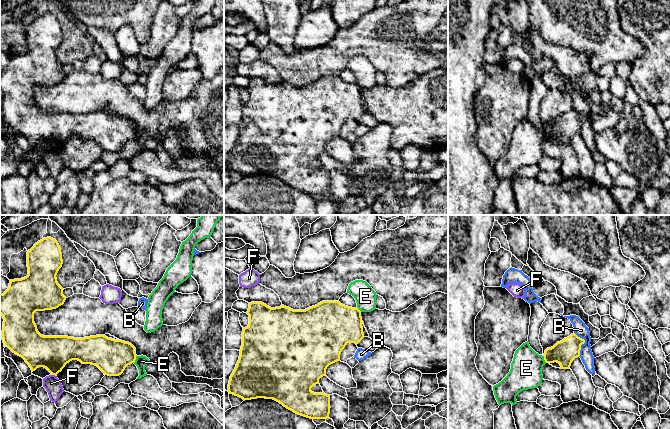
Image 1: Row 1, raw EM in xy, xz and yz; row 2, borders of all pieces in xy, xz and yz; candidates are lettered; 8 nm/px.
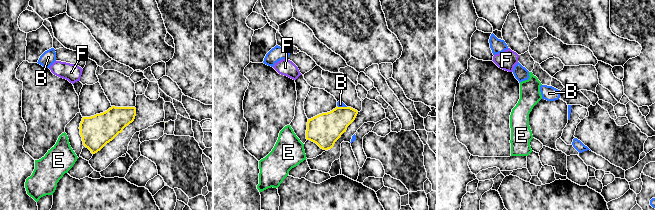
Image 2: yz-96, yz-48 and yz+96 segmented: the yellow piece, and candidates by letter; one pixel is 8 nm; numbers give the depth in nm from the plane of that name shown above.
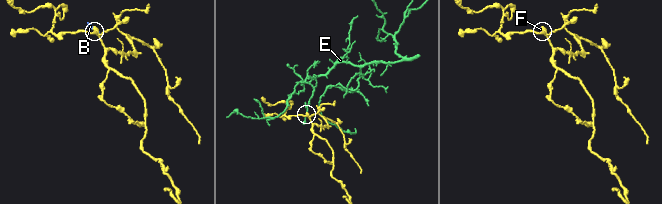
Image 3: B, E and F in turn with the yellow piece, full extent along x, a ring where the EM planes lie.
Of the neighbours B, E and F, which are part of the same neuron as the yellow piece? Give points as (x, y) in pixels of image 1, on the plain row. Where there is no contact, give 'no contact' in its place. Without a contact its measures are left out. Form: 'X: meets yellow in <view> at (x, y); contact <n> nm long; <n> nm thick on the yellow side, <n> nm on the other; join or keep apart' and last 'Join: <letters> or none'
B: meets yellow in yz at (583, 119); contact 200 nm long; 190 nm thick on the yellow side, 110 nm on the other; keep apart
E: meets yellow in xy at (135, 135); contact 70 nm long; 280 nm thick on the yellow side, 100 nm on the other; keep apart
F: meets yellow in xy at (54, 150); contact 40 nm long; 280 nm thick on the yellow side, 140 nm on the other; keep apart
Join: none

